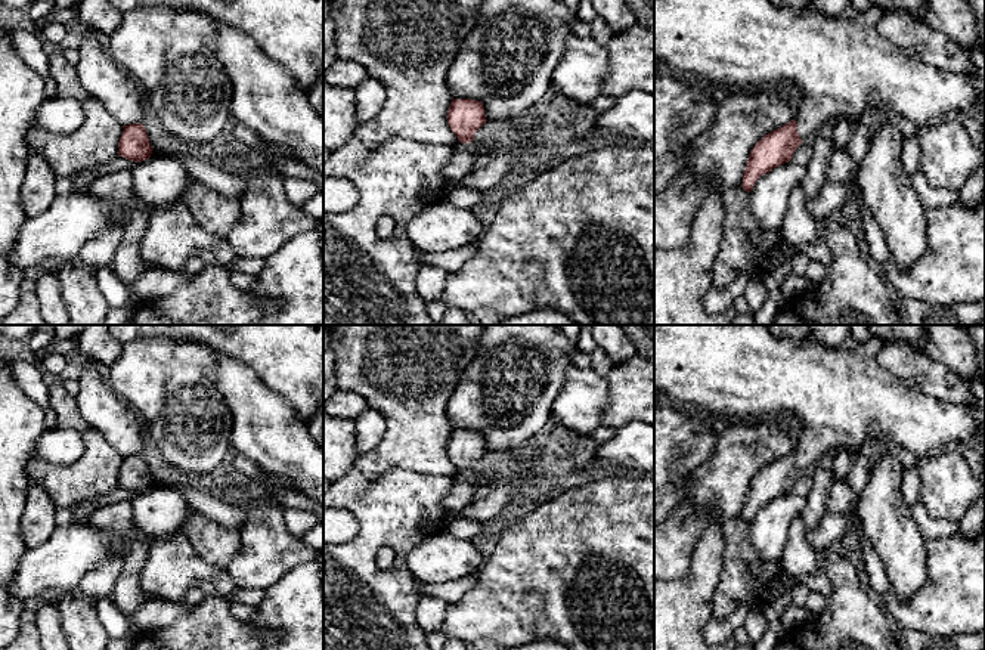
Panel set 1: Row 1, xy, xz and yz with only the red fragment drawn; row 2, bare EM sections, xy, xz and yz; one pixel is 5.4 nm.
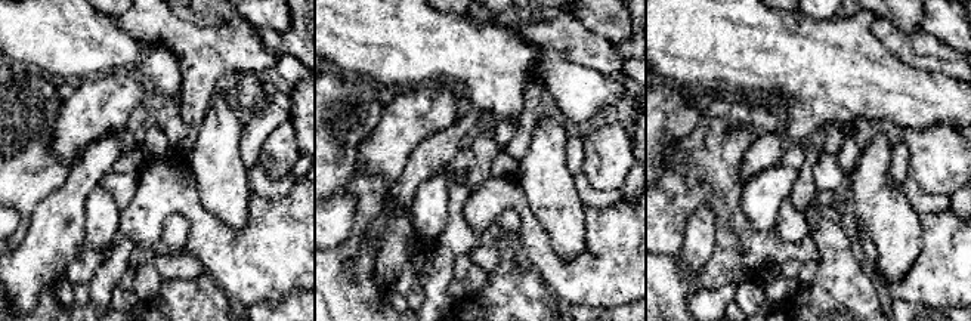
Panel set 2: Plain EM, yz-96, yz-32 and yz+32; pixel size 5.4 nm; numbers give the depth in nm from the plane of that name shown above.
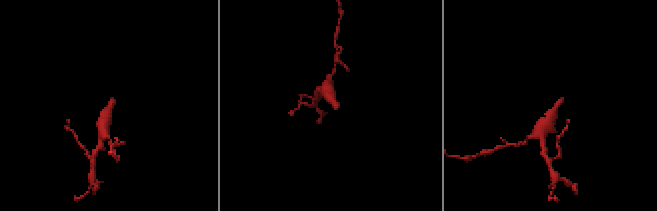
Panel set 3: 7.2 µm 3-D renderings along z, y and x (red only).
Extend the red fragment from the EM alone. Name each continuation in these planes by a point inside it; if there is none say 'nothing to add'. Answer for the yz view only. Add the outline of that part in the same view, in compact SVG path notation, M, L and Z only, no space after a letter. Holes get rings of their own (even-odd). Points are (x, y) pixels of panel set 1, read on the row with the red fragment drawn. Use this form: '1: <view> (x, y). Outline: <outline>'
1: yz (838, 67). Outline: M654 0L654 56L663 69L704 80L713 87L789 87L799 99L794 120L802 140L818 134L826 123L845 118L855 124L865 109L890 111L919 126L930 126L960 112L978 118L985 111L985 98L967 77L908 58L876 31L882 15L883 10L873 4L855 18L843 18L826 16L811 6L781 9L769 0Z

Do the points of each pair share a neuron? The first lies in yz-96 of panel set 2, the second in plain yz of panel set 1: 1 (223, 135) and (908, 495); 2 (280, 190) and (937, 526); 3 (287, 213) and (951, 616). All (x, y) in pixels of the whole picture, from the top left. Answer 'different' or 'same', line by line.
1: different
2: same
3: same

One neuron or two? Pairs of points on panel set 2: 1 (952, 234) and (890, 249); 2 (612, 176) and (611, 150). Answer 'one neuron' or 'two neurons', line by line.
1: two neurons
2: one neuron

